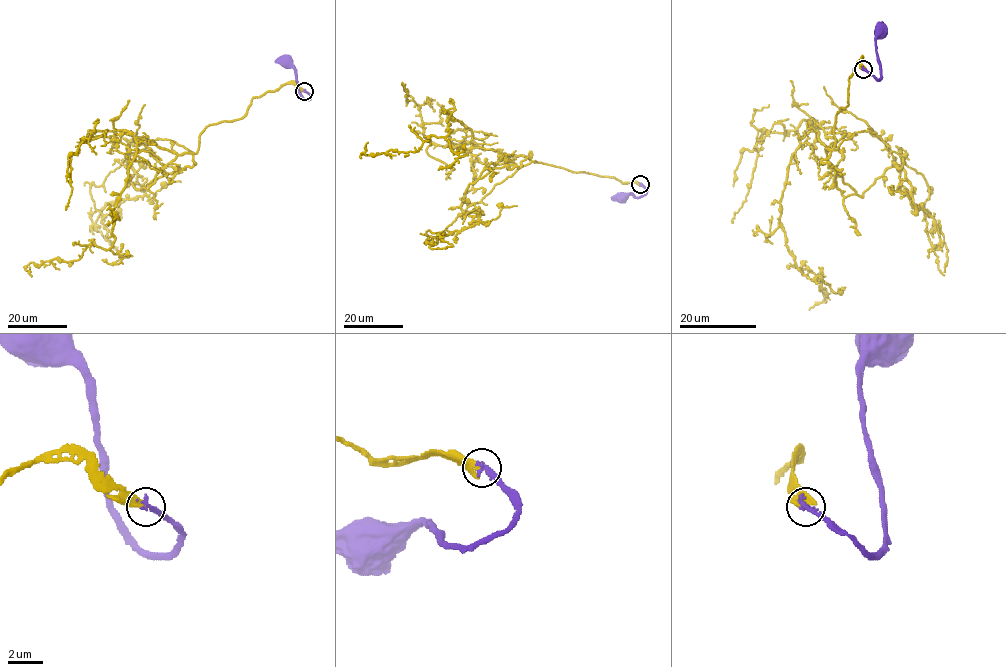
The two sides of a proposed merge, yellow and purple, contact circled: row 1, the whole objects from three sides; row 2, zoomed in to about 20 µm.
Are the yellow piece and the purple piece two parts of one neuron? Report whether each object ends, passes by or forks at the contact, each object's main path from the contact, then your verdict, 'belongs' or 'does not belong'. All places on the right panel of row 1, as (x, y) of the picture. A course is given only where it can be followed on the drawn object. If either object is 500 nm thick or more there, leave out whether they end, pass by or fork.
yellow ends there; purple ends there; yellow runs (863, 69), (861, 59), (849, 79), (833, 149), (808, 131), (787, 167), (785, 245), (826, 291), (809, 309); purple runs (863, 69), (877, 79), (880, 77), (875, 42), (881, 32); belongs

